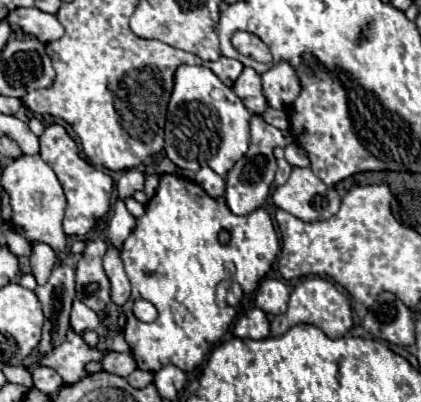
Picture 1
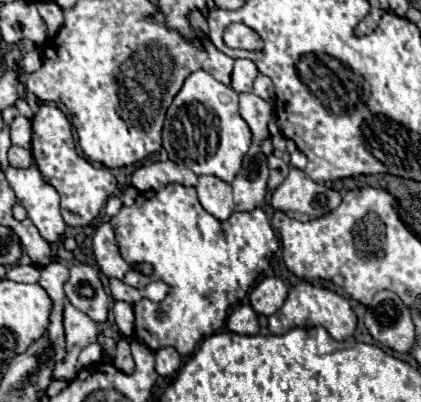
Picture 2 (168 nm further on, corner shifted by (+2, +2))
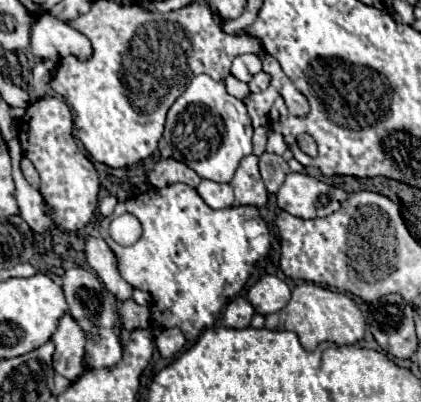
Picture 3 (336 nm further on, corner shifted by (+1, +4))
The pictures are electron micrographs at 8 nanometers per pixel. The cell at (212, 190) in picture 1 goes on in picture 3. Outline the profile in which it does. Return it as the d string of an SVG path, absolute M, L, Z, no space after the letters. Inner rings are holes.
M203 180L197 188L199 196L205 200L211 208L229 208L233 206L233 188L229 184L219 184L211 180Z

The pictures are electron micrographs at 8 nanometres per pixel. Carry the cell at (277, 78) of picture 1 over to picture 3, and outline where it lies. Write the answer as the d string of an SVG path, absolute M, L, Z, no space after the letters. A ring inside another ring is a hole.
M259 72L249 82L249 88L251 88L251 92L263 92L269 86L269 82L271 82L271 76L267 72Z

